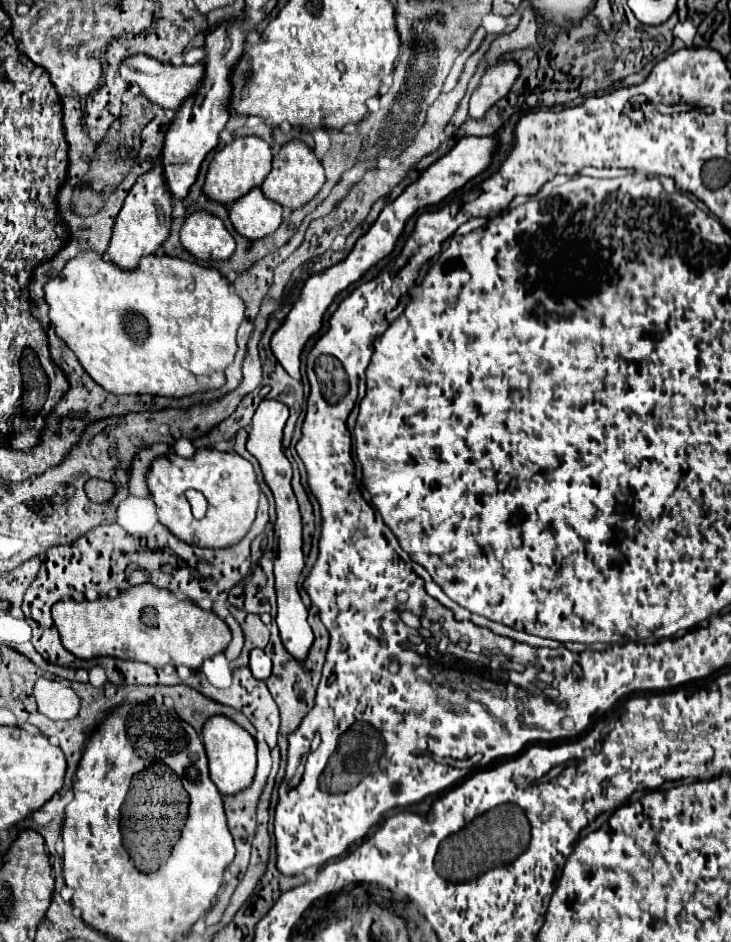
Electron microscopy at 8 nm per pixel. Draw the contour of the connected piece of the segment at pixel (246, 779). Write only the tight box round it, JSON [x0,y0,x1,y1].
[203,716,255,794]

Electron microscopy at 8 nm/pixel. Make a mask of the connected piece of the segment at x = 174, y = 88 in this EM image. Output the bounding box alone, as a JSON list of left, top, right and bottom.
[119,54,203,110]

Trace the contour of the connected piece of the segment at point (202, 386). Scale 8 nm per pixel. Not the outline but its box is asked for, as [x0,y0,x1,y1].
[45,250,245,398]

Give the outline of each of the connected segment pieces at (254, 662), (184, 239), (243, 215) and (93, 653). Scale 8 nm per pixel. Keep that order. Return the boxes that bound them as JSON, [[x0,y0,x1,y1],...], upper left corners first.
[[249,648,271,680],[181,210,235,260],[229,188,283,240],[51,582,231,670]]

